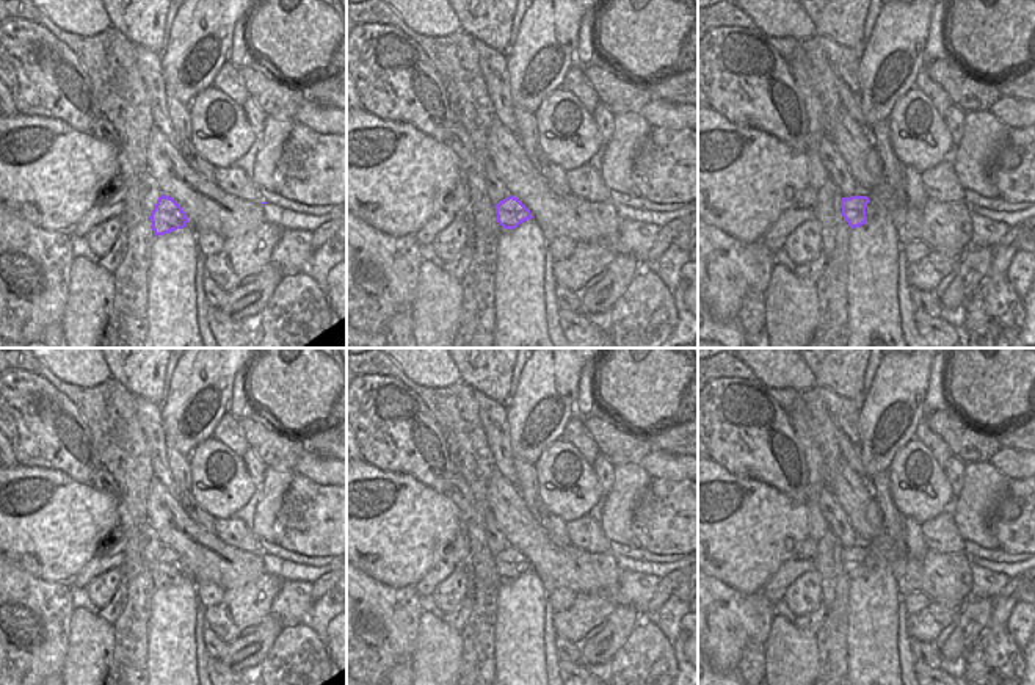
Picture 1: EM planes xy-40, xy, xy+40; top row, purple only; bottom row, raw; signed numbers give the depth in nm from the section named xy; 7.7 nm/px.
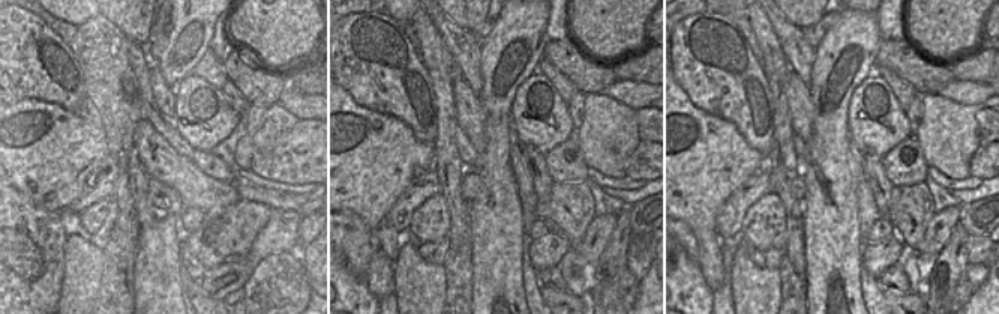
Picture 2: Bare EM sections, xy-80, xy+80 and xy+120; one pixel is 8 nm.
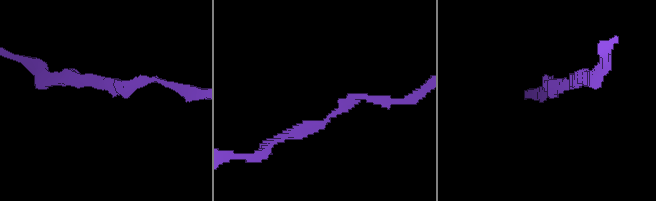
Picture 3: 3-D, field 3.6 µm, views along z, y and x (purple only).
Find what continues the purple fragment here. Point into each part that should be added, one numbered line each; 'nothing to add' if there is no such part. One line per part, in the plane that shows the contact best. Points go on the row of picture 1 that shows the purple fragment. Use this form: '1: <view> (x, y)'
nothing to add

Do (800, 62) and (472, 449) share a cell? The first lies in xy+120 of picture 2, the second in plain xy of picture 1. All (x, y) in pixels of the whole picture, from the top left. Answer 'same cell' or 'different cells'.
different cells

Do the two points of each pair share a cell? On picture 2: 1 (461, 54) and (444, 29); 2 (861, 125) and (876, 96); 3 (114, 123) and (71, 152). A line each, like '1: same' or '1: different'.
1: same
2: same
3: different

